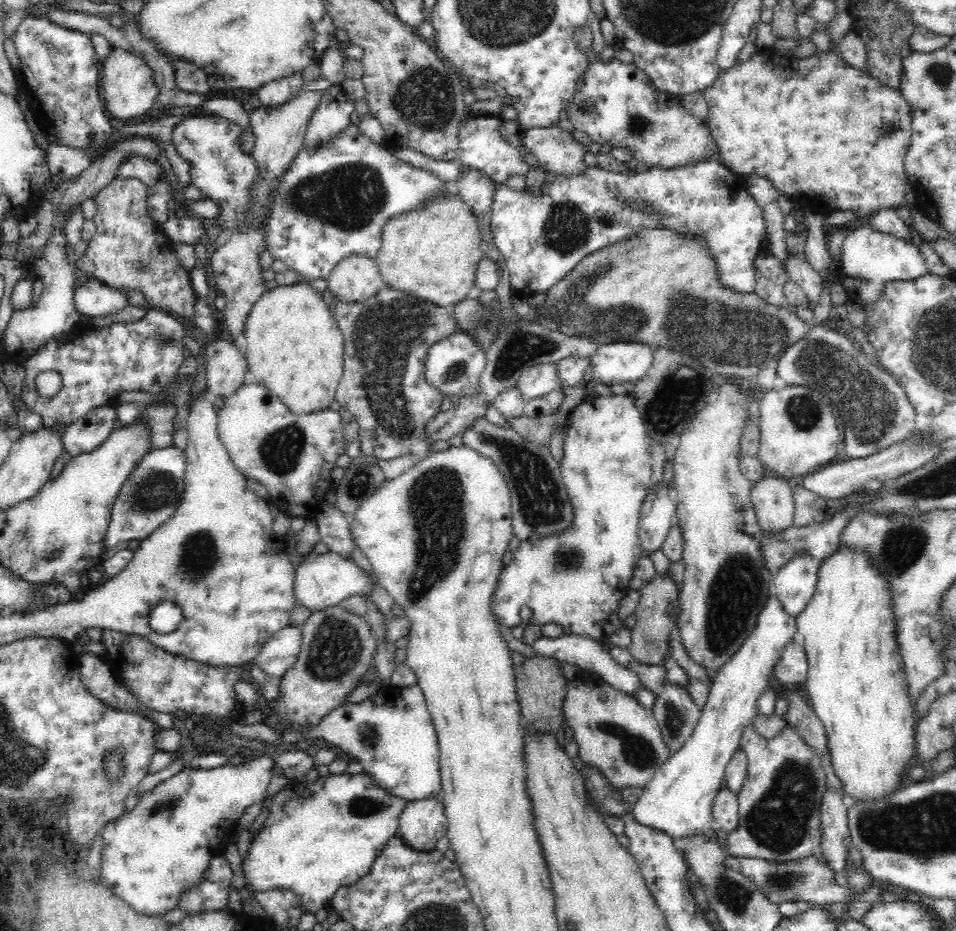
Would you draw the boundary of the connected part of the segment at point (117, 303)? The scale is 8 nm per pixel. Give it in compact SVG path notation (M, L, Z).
M92 278L77 282L74 288L74 305L76 311L86 316L106 316L120 313L129 306L129 299L119 289L110 288Z

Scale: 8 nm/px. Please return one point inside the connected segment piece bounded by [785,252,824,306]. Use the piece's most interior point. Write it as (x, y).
(797, 267)

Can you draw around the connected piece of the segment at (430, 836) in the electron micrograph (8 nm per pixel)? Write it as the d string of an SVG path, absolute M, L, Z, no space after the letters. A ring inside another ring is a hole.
M424 798L408 801L400 814L398 836L420 852L434 851L438 840L447 836L445 806L441 800Z

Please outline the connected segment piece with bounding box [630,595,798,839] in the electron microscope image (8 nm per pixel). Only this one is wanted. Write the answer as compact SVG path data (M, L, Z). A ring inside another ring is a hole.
M768 596L767 603L757 618L755 629L748 636L744 645L725 662L724 667L718 670L710 685L710 695L706 705L702 708L698 725L692 736L686 740L684 746L659 768L656 774L642 790L642 796L632 804L632 818L642 827L650 827L667 834L673 839L682 836L692 836L693 833L703 832L704 836L714 836L719 833L714 829L712 818L712 802L723 787L723 779L728 762L732 754L740 746L740 736L746 725L752 725L758 715L757 702L761 693L769 688L773 666L781 660L786 646L793 640L797 630L797 617L790 616L778 601L777 596Z

